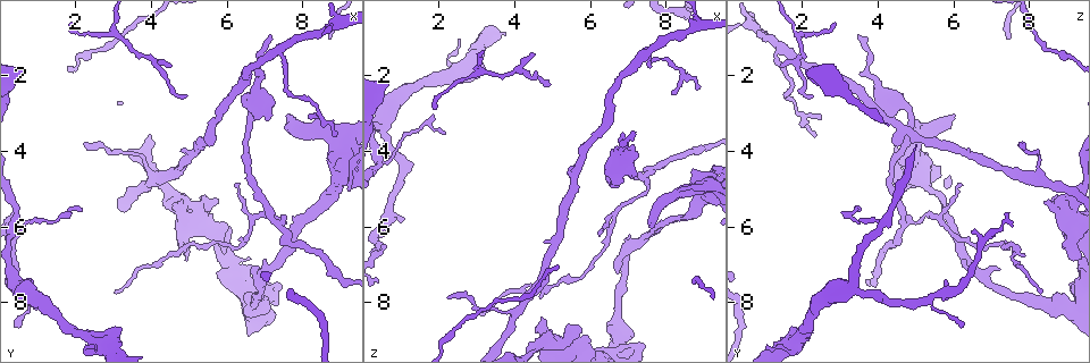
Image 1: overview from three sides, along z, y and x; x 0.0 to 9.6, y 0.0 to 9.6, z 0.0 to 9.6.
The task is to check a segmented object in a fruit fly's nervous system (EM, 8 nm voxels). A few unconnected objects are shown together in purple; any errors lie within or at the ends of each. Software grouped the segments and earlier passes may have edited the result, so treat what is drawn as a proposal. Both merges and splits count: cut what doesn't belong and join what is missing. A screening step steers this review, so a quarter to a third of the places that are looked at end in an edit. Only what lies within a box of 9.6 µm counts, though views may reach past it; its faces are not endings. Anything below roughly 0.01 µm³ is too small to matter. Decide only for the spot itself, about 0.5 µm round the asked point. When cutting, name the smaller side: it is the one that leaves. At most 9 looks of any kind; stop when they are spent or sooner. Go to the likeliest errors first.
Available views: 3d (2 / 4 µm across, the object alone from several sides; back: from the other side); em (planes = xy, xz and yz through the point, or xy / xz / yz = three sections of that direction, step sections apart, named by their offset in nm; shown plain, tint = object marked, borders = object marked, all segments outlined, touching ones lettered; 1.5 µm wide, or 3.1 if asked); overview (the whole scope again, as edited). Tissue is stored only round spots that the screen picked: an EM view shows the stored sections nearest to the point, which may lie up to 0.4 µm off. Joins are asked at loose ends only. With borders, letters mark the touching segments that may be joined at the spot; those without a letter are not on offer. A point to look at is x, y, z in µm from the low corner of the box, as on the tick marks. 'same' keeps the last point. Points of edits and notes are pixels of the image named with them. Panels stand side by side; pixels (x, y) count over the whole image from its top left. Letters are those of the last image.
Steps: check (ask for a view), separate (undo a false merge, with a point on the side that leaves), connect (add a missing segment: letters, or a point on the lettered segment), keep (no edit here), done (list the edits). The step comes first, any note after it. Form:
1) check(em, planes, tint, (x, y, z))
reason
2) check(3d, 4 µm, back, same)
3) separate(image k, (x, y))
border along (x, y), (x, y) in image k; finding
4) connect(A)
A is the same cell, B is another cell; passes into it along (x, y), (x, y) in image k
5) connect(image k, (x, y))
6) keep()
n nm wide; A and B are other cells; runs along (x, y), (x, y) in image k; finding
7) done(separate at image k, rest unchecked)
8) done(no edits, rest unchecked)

check(em, xy, step 8, tint, (7.70, 3.00, 6.00))
branch stops here

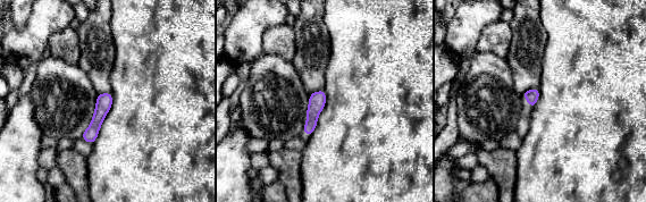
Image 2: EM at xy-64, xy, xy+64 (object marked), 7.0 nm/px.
check(em, planes, tint, same)
cut it another way

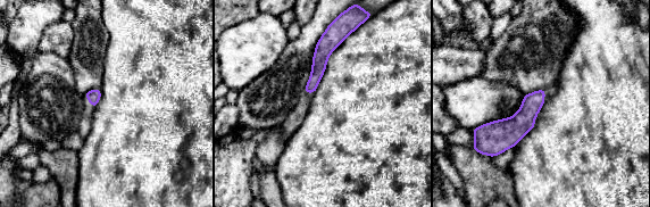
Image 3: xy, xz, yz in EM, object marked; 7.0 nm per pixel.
check(em, planes, borders, same)

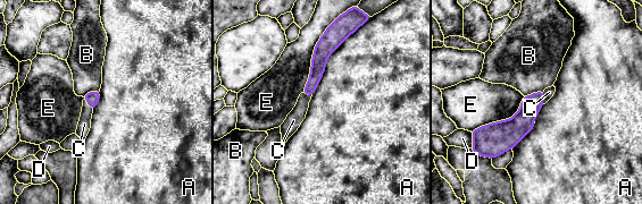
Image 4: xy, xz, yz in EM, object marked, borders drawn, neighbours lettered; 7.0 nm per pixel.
connect(C)
C is the same cell, A, B, D and E are other cells; passes into it along (92, 98), (89, 104), (84, 124) in image 4; it goes on there

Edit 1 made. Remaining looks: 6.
check(em, planes, plain, (1.85, 0.60, 2.90))
an open end

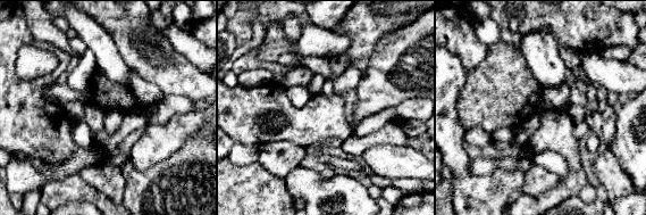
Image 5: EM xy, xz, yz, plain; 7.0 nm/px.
check(em, planes, borders, same)

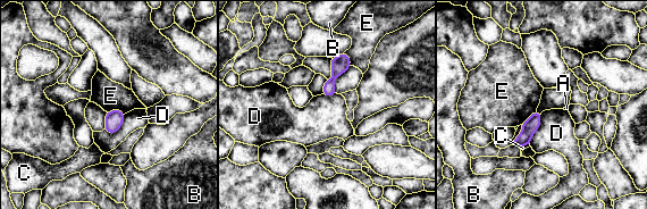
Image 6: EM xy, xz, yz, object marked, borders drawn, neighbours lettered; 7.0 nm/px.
keep()
A, B, C, D and E are other cells; border along (542, 114), (539, 127), (529, 143) in image 6; none of them fits

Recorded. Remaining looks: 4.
check(em, planes, plain, (4.70, 5.45, 8.65))
touches itself

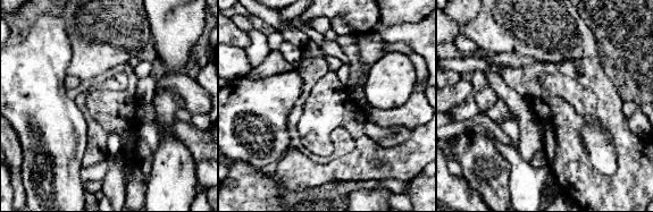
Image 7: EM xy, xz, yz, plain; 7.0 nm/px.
check(em, planes, borders, same)

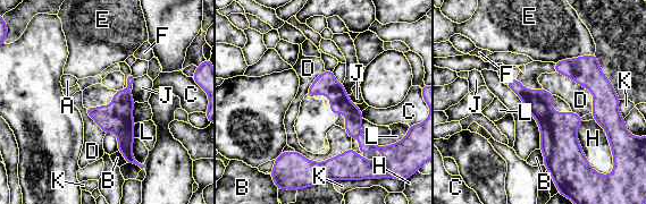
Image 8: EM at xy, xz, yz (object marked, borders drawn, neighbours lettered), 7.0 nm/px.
keep()
D touches over 400 nm; A, B, C, D, E, F, H, J, K and L are other cells; border along (351, 146), (322, 161), (295, 150) in image 8; all the same neuron

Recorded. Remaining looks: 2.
check(em, planes, borders, (4.95, 2.50, 2.20))

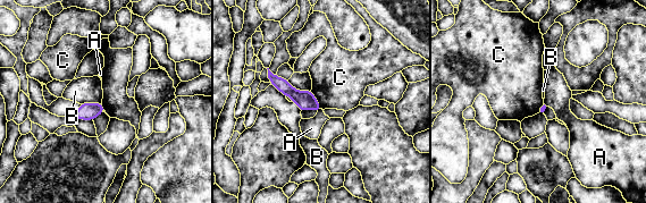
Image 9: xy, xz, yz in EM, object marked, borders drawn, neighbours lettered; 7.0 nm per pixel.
keep()
C touches over 150 nm; A, B and C are other cells; runs along (271, 76), (300, 99), (317, 107) in image 9; none of them fits

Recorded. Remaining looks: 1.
done(connect at image 4, rest unchecked)

